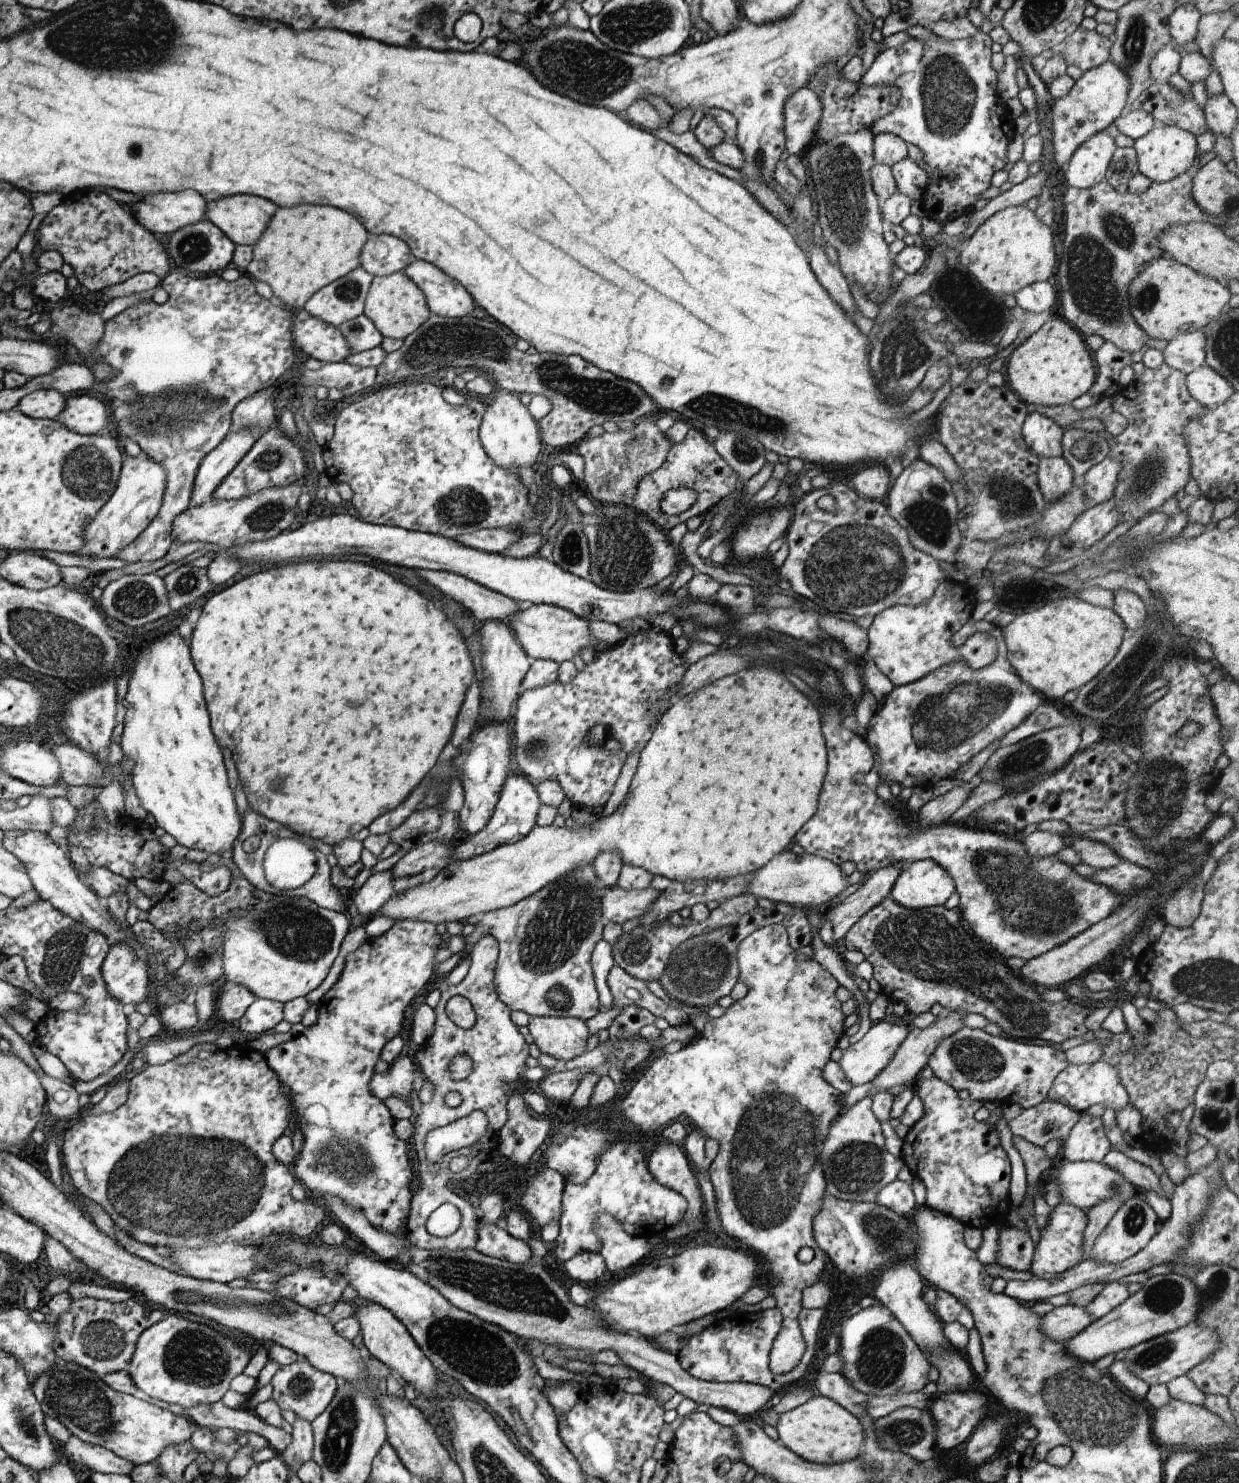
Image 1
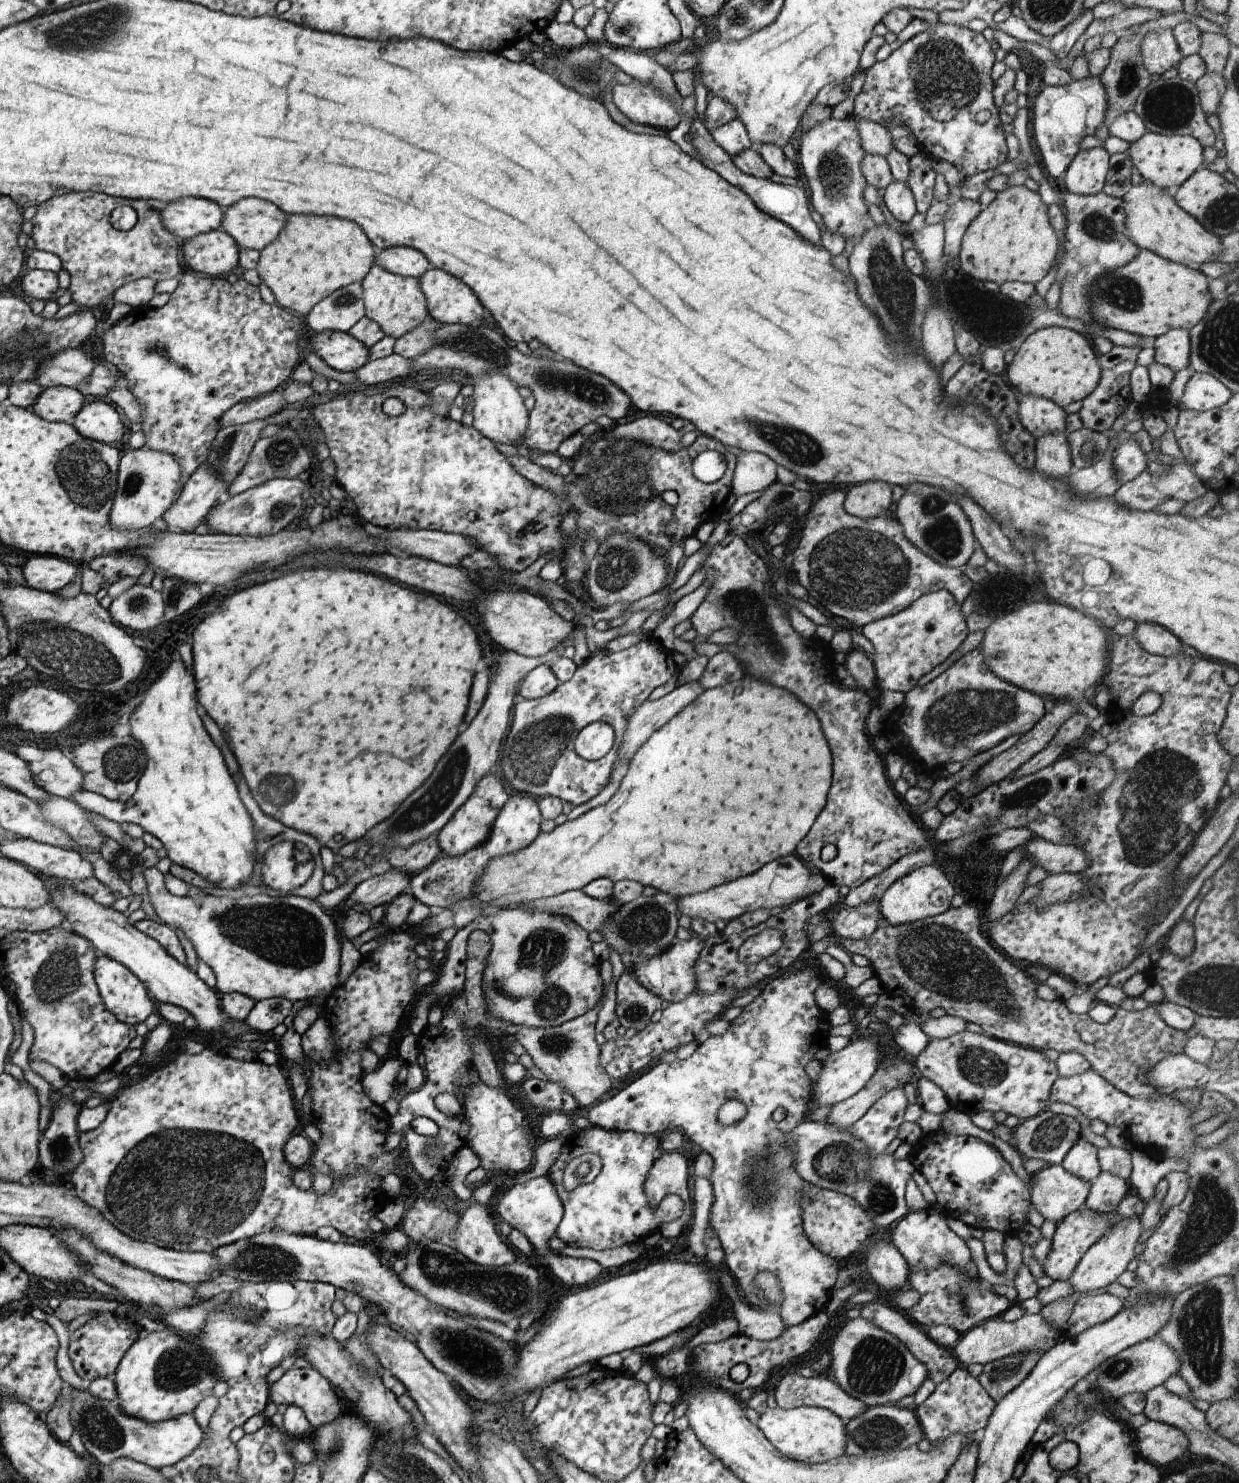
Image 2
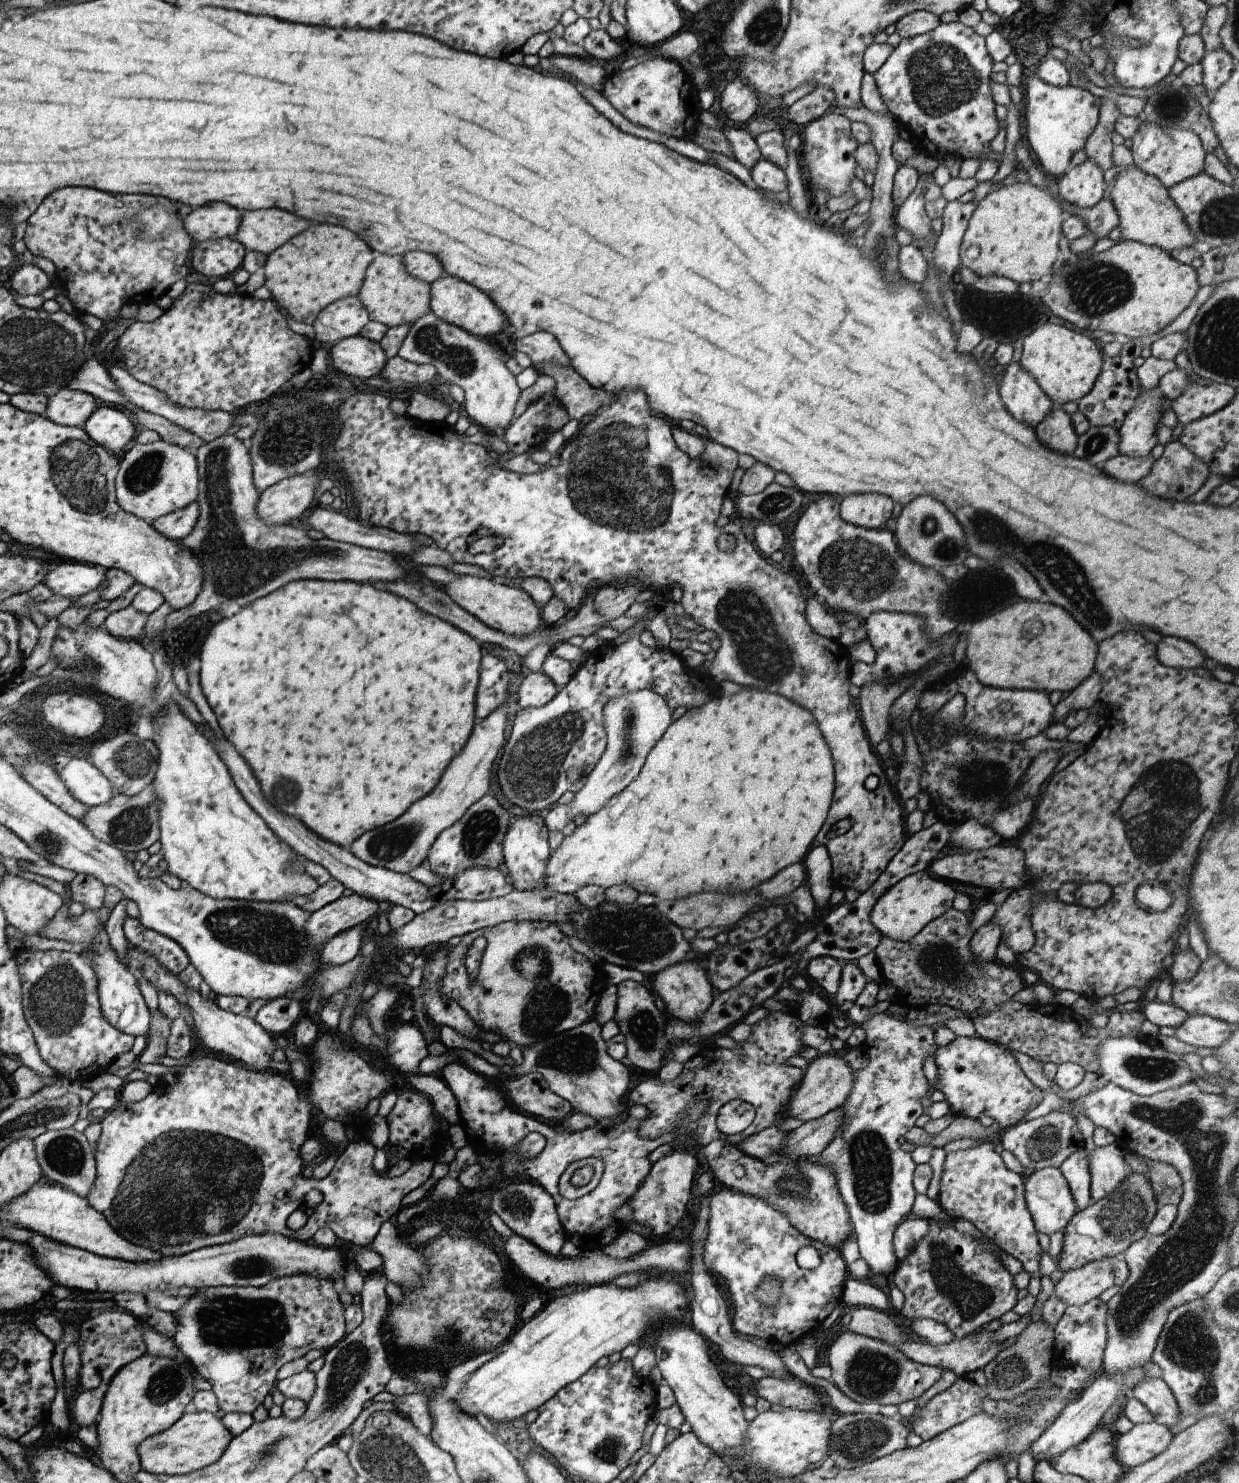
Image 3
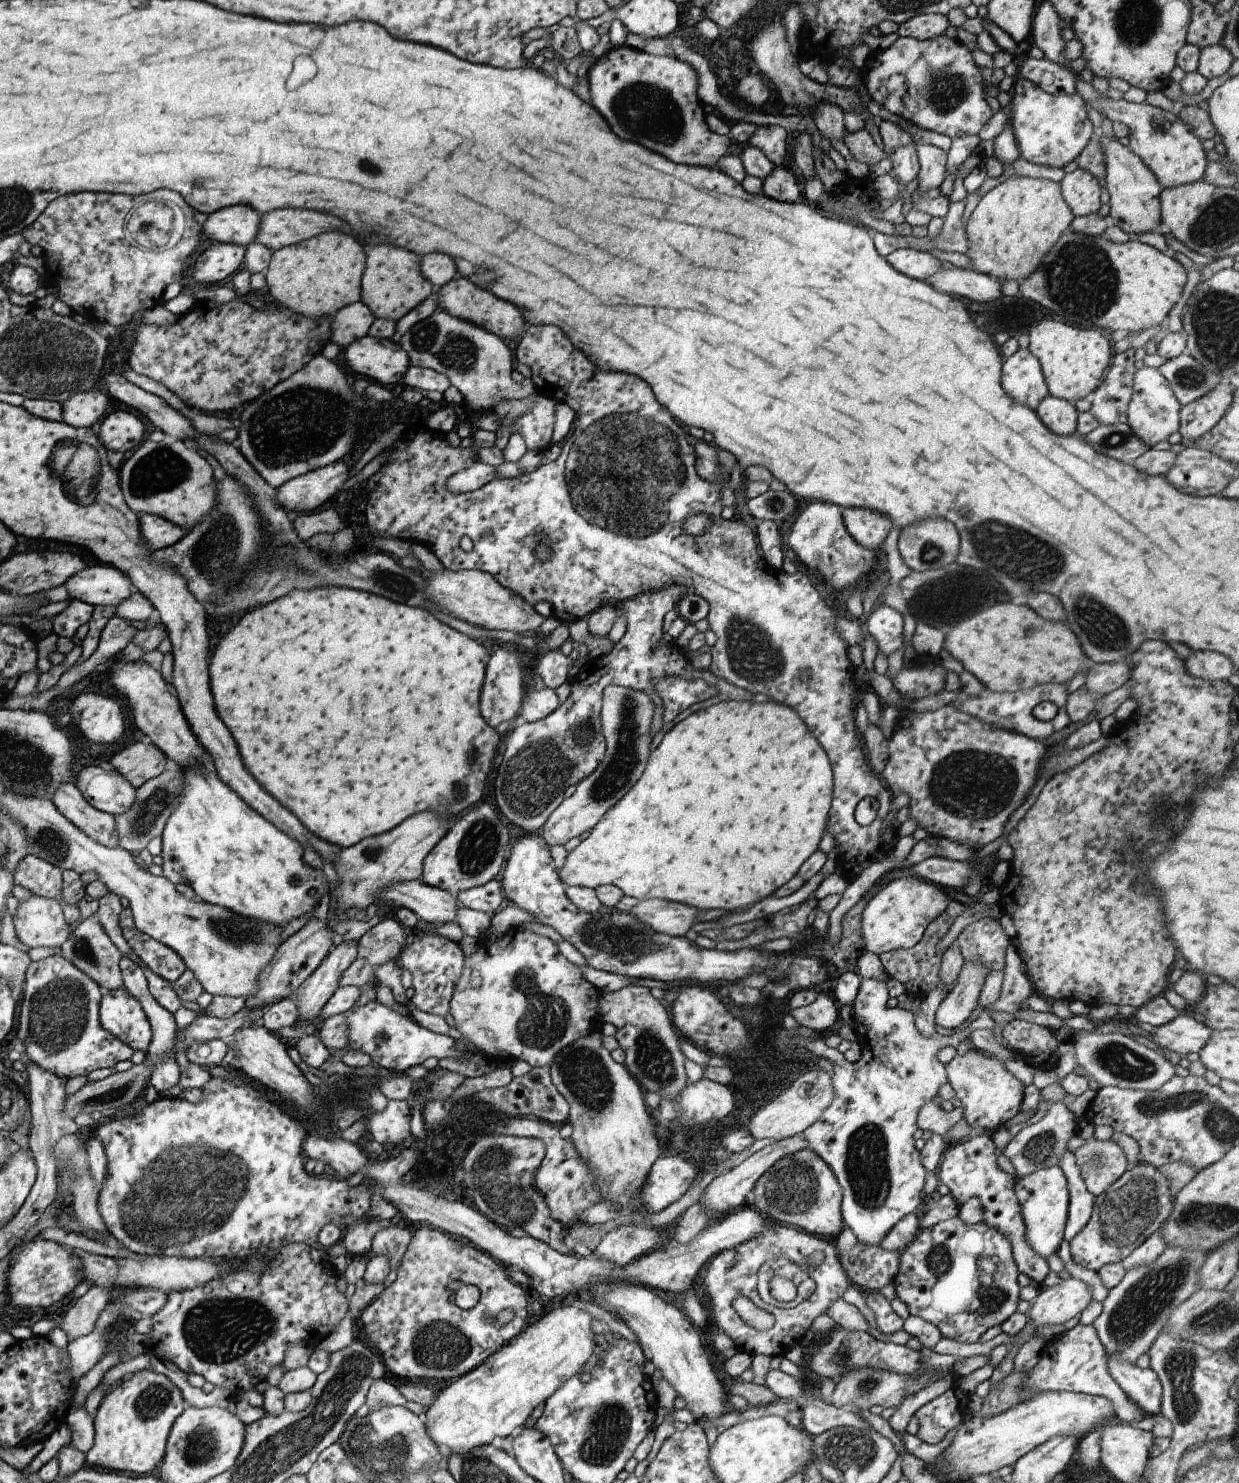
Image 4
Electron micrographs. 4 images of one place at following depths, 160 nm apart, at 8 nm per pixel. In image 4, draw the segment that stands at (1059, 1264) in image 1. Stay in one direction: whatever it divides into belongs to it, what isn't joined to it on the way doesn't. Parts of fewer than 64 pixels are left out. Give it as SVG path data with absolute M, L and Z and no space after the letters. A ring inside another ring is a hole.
M1134 1164L1095 1198L1090 1221L1070 1242L1072 1259L1094 1272L1102 1266L1121 1262L1159 1230L1172 1211L1172 1192L1167 1178L1152 1164Z

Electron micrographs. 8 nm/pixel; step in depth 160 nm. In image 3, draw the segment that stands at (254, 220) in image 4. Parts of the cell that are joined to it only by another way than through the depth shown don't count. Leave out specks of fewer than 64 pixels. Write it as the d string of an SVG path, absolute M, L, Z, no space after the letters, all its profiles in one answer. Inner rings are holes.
M212 202L194 208L184 217L189 235L198 242L233 237L239 230L243 212L223 202Z

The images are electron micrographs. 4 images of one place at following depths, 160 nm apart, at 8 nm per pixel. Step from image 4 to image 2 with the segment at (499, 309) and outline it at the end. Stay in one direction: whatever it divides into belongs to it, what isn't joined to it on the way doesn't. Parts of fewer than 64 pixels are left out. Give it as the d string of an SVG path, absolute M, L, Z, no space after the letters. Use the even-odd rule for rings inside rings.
M432 266L418 280L424 296L427 297L428 312L438 324L480 324L480 319L484 316L484 306L462 280Z

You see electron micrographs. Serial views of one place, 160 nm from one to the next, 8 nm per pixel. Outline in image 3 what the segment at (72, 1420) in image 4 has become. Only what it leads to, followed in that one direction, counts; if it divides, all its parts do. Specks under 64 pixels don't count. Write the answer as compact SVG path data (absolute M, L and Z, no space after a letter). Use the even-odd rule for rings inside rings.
M104 1385L92 1390L79 1390L75 1398L69 1401L70 1416L76 1428L96 1424L106 1391L107 1386Z

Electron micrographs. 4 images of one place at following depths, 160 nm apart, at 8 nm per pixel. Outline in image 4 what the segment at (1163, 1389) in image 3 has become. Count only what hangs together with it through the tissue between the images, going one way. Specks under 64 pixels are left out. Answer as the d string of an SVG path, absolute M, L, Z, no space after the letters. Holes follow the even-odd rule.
M1106 1352L1108 1356L1108 1372L1118 1385L1131 1399L1136 1403L1144 1414L1148 1416L1156 1416L1161 1413L1161 1401L1163 1394L1162 1382L1158 1379L1158 1374L1151 1370L1151 1368L1140 1368L1128 1360L1122 1360L1120 1356L1110 1356L1110 1352Z

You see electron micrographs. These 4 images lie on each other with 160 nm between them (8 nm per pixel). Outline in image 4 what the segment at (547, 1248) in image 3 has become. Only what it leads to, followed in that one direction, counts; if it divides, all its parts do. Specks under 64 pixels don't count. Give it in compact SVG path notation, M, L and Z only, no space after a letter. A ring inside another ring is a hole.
M486 1131L468 1149L458 1173L462 1175L468 1196L472 1196L472 1204L476 1204L482 1215L504 1230L523 1228L527 1236L560 1251L564 1246L562 1224L552 1220L544 1196L535 1185L536 1172L544 1156L544 1142L538 1138L524 1138L517 1133L513 1136L496 1135Z

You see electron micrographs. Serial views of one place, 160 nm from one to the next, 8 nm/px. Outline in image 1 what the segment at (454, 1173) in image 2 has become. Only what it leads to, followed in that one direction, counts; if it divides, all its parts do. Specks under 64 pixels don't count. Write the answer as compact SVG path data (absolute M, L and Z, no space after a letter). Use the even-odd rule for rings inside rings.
M481 1215L478 1216L478 1240L474 1249L490 1258L515 1264L525 1264L532 1260L532 1250L524 1240L512 1238L507 1230L498 1228L492 1222L484 1222Z

